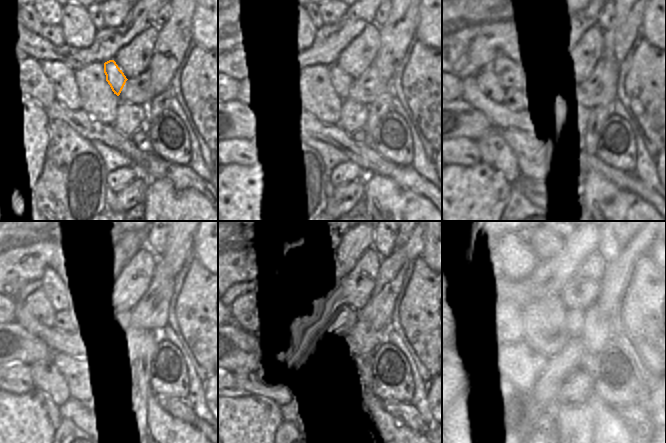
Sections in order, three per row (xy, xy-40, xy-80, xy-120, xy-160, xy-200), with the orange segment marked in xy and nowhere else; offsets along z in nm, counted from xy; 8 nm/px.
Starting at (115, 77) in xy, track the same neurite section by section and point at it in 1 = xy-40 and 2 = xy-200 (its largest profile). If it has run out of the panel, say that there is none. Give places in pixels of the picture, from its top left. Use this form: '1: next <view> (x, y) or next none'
1: next xy-40 (341, 82)
2: next xy-200 (574, 322)

